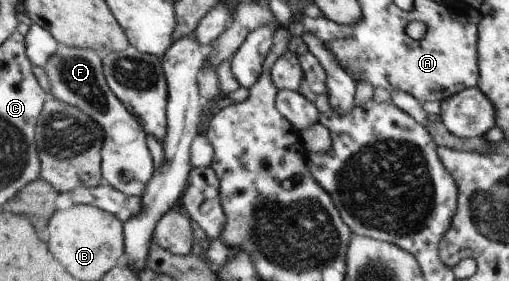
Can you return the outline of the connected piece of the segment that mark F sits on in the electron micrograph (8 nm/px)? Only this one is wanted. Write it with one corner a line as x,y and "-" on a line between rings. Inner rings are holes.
58,44
57,51
45,63
45,73
50,85
50,94
55,99
81,109
103,129
105,139
101,143
102,180
125,195
141,198
147,181
155,173
155,166
146,144
146,133
135,116
127,111
127,107
107,85
102,58
93,49
77,49

